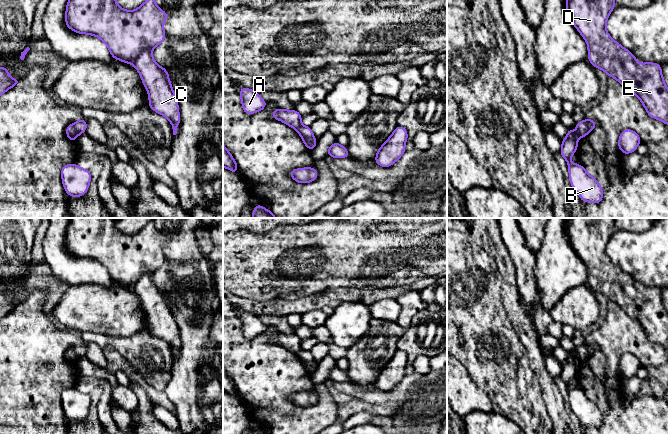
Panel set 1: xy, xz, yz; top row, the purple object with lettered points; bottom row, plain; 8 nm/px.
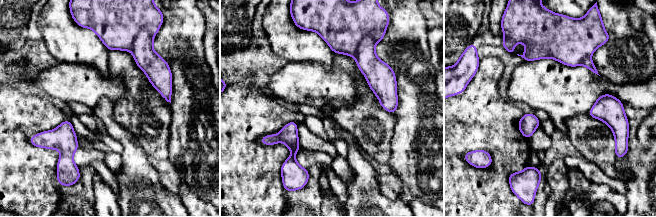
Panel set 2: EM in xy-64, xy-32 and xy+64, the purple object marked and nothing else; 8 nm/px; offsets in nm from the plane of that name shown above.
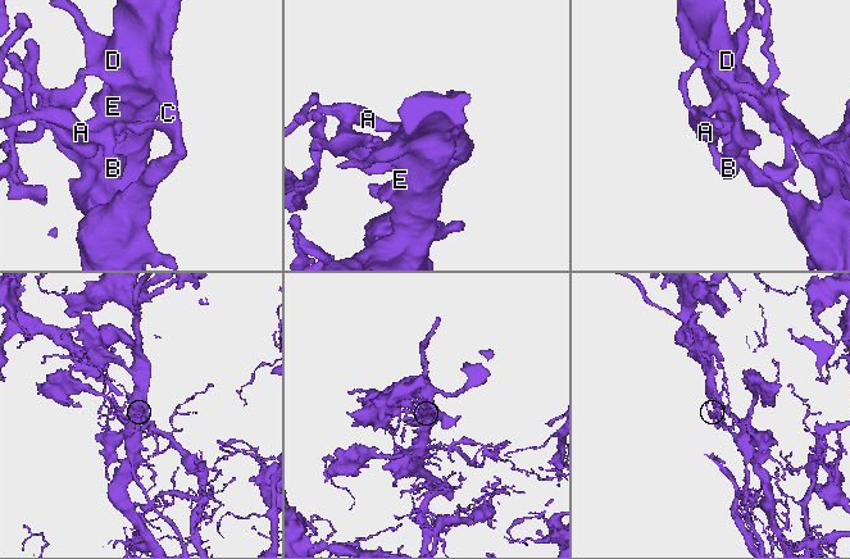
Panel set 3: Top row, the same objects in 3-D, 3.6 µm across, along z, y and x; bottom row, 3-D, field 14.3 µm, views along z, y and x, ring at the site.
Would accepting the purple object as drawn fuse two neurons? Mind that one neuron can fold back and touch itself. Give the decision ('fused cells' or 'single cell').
fused cells

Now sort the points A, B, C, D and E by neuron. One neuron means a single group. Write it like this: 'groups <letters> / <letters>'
groups A B D E / C

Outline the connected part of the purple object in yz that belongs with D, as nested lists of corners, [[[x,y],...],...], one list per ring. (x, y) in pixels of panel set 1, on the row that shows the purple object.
[[[566,0],[566,10],[588,44],[592,66],[615,78],[642,102],[648,115],[668,125],[668,88],[659,63],[638,64],[636,57],[610,38],[606,22],[615,0]]]

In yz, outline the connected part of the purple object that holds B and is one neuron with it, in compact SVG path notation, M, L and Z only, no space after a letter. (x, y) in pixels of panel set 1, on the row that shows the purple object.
M567 129L567 136L561 144L560 153L568 165L569 181L584 203L600 203L604 193L597 179L590 176L582 165L570 161L570 157L577 151L579 138L578 131L573 132L571 129Z

